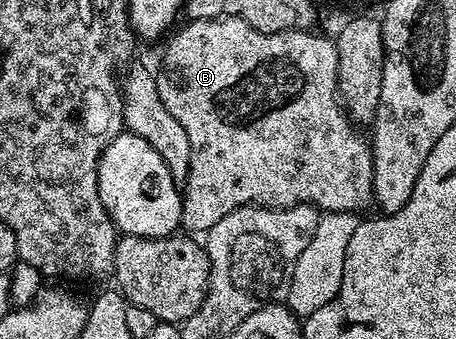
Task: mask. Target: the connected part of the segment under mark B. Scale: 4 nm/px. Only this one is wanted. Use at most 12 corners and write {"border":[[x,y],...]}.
{"border":[[191,19],[157,72],[181,226],[362,213],[374,149],[338,45]]}

